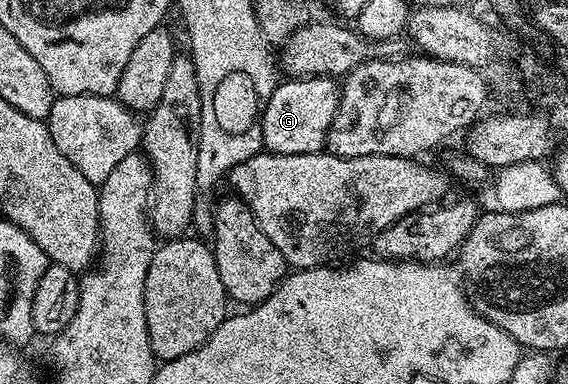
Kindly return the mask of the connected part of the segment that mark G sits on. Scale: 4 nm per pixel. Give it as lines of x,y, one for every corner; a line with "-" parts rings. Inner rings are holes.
305,77
284,79
280,86
273,88
262,107
259,132
267,152
282,155
319,153
325,148
328,128
340,102
337,82
330,77

